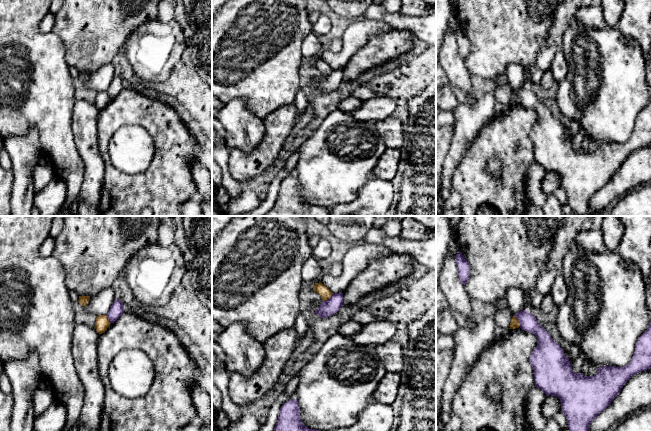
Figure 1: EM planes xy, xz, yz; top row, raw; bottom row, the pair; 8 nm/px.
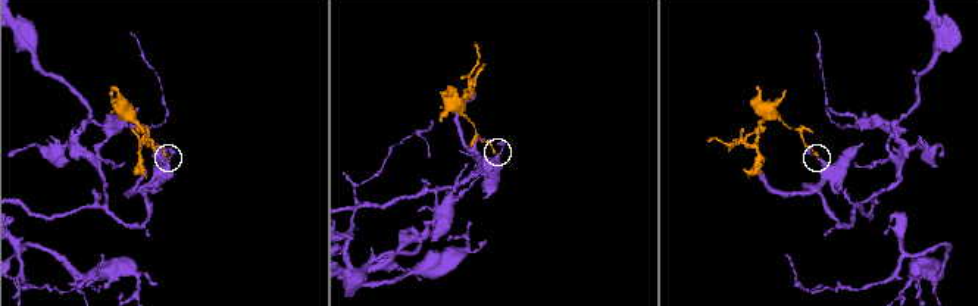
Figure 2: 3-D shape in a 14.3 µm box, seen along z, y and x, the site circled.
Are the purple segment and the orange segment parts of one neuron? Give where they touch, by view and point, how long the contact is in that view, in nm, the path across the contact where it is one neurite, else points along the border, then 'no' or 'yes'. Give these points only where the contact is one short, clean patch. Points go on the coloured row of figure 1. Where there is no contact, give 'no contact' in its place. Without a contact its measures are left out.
contact yz (518, 320); length 110 nm; no

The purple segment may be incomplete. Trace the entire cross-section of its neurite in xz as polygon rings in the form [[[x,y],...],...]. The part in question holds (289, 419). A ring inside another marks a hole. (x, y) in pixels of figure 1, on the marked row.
[[[296,399],[285,402],[281,408],[273,431],[320,431],[307,428],[300,418],[300,409]]]

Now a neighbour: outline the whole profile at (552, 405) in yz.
[[[547,395],[542,406],[542,413],[547,420],[553,419],[554,415],[561,411],[560,399],[556,396]]]

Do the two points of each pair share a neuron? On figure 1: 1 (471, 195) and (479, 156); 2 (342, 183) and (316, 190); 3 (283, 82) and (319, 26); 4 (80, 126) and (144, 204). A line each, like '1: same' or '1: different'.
1: same
2: same
3: different
4: different

